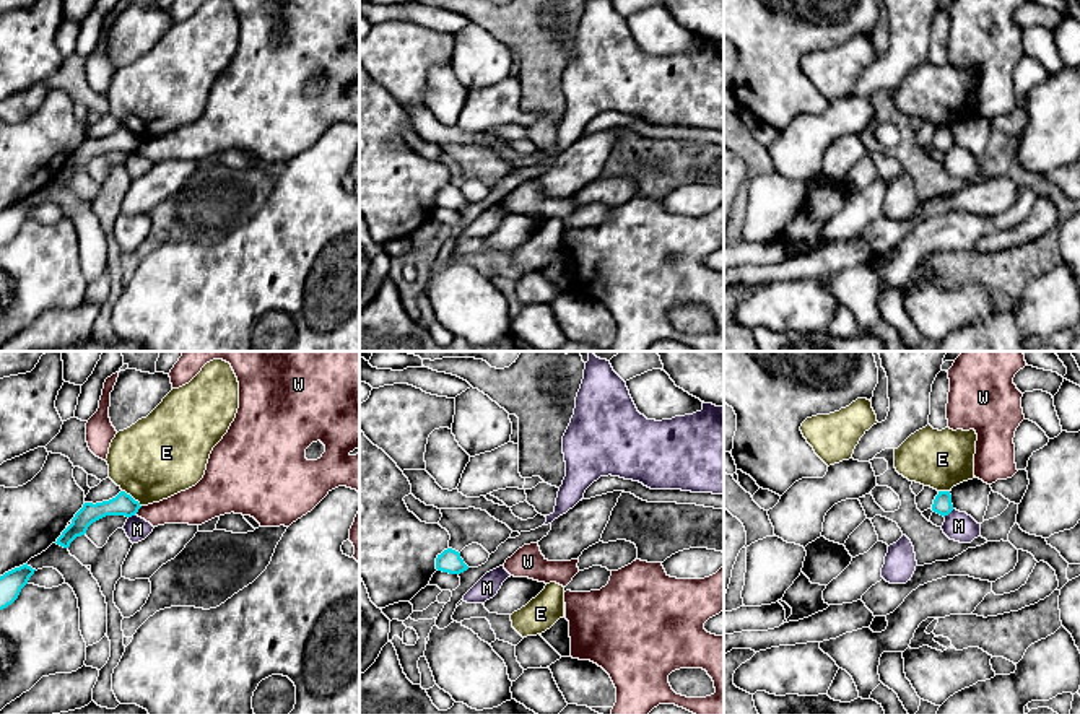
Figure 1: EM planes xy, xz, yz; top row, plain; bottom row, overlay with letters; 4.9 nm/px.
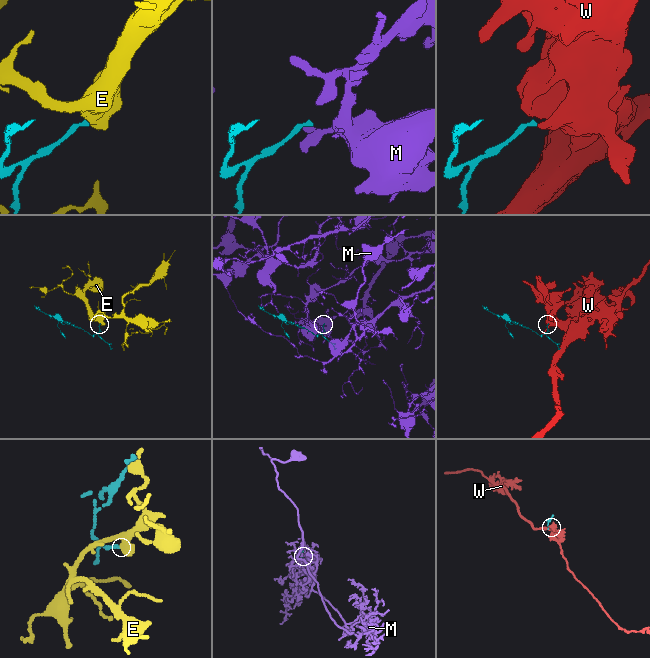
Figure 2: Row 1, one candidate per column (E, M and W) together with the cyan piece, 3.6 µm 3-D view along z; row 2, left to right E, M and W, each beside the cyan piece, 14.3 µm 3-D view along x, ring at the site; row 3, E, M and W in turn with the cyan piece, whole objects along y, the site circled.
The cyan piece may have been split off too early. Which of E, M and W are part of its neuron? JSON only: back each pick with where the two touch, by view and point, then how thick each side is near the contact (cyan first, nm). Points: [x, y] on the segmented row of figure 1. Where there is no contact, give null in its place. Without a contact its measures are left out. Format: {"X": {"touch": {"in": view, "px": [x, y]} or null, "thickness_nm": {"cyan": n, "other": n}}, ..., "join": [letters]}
{"join": []}

